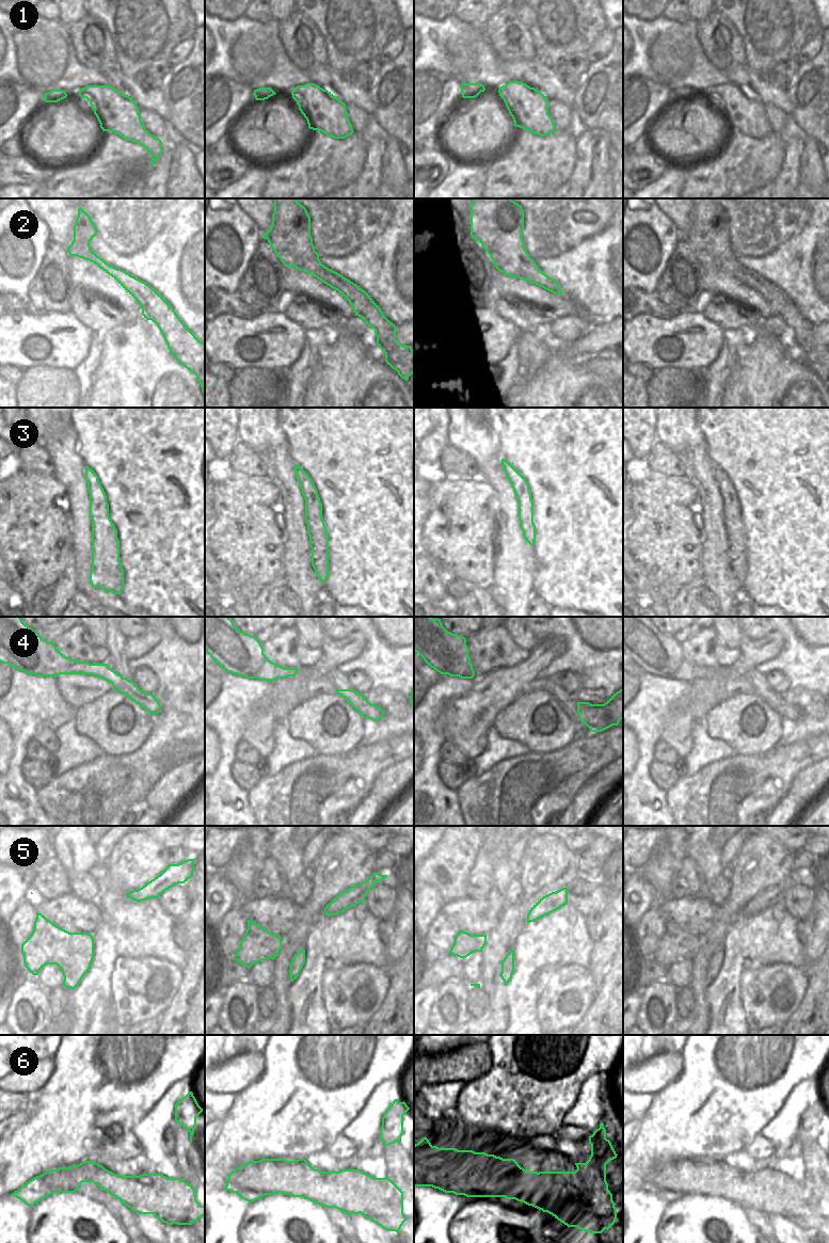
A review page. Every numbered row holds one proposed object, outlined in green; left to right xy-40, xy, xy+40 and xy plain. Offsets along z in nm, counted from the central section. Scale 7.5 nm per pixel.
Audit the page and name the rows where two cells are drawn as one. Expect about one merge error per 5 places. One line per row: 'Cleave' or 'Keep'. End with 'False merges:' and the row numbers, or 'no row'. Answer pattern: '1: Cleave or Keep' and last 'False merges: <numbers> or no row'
1: Keep
2: Keep
3: Keep
4: Keep
5: Keep
6: Cleave
False merges: 6

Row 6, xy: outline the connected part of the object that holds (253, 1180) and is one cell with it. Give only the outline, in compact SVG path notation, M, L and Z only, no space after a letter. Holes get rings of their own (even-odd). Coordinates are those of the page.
M261 1159L244 1163L234 1169L229 1175L224 1188L225 1191L236 1193L250 1204L266 1196L281 1193L293 1197L308 1199L325 1208L336 1208L350 1214L358 1212L361 1214L383 1214L382 1223L387 1221L400 1204L388 1200L387 1204L379 1204L377 1199L364 1201L362 1190L357 1186L349 1186L347 1178L334 1178L329 1172L315 1169L305 1159L287 1161L285 1159Z

